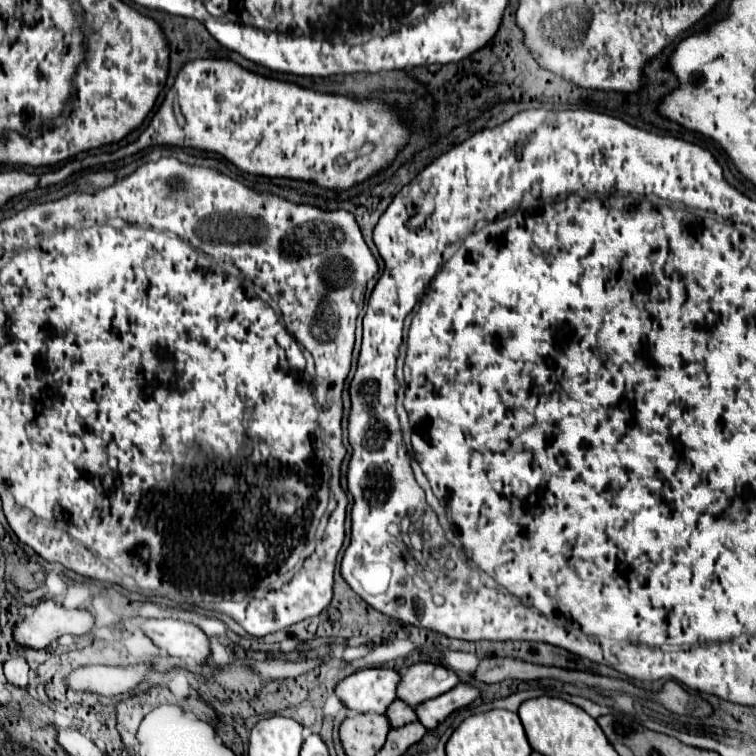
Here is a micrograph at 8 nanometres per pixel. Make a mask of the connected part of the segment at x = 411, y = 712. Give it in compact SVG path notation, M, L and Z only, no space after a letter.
M395 699L391 703L391 707L387 709L385 713L391 721L391 727L397 729L397 727L403 727L407 723L413 723L415 721L415 709L411 709L407 703L403 703L401 699Z

